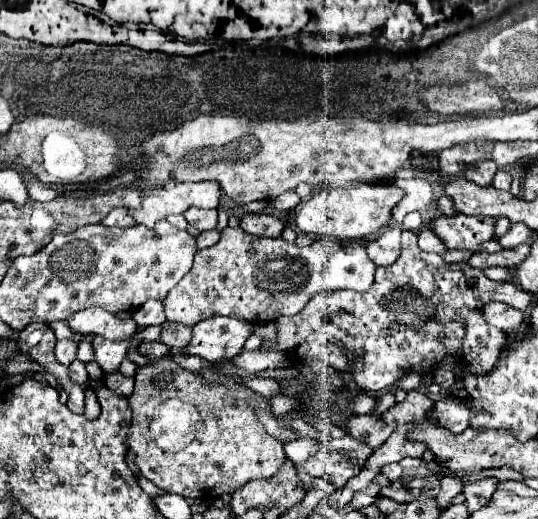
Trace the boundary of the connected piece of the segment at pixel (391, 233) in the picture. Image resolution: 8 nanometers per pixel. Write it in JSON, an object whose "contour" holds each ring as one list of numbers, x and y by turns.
{"contour":[[387,227,377,239,367,241,367,255,375,265,393,265,401,255,401,229]]}

